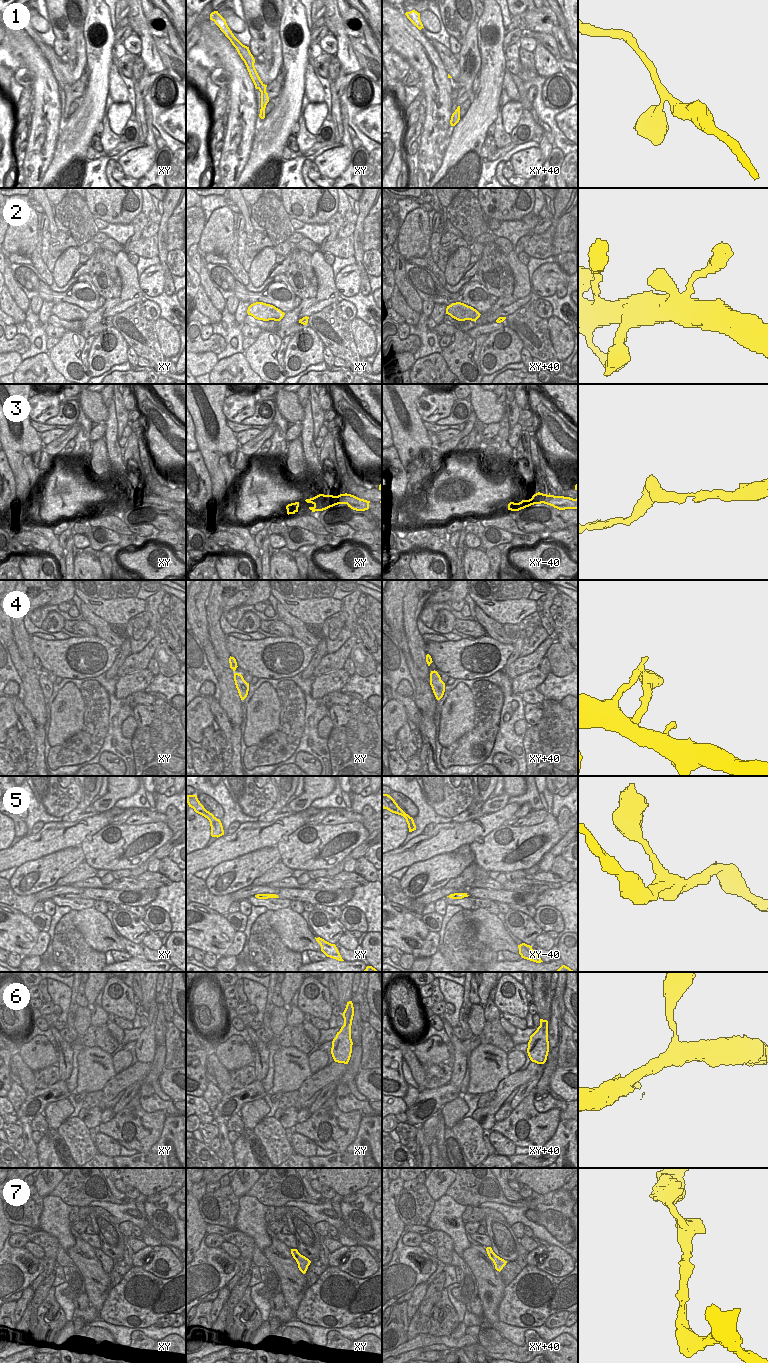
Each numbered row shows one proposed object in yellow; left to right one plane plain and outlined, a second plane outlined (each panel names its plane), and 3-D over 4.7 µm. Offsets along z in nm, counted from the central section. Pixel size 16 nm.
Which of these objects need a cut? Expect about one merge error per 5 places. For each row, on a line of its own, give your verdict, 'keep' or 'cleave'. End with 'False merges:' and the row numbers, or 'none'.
1: keep
2: keep
3: keep
4: keep
5: keep
6: keep
7: keep
False merges: none

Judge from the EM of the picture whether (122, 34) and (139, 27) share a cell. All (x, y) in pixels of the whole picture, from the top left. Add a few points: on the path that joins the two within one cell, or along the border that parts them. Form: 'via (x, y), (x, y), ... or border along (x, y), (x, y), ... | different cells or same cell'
border along (129, 24), (133, 31) | different cells

